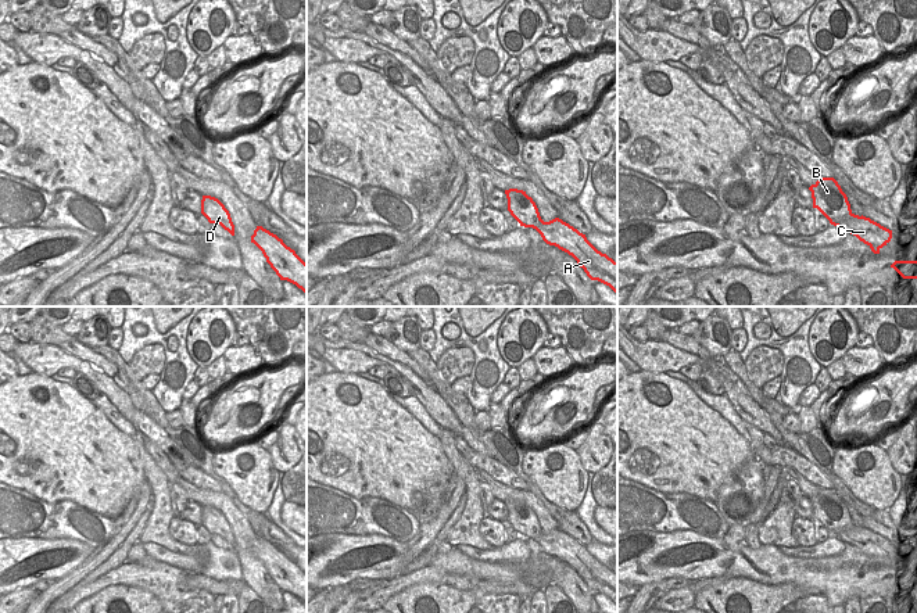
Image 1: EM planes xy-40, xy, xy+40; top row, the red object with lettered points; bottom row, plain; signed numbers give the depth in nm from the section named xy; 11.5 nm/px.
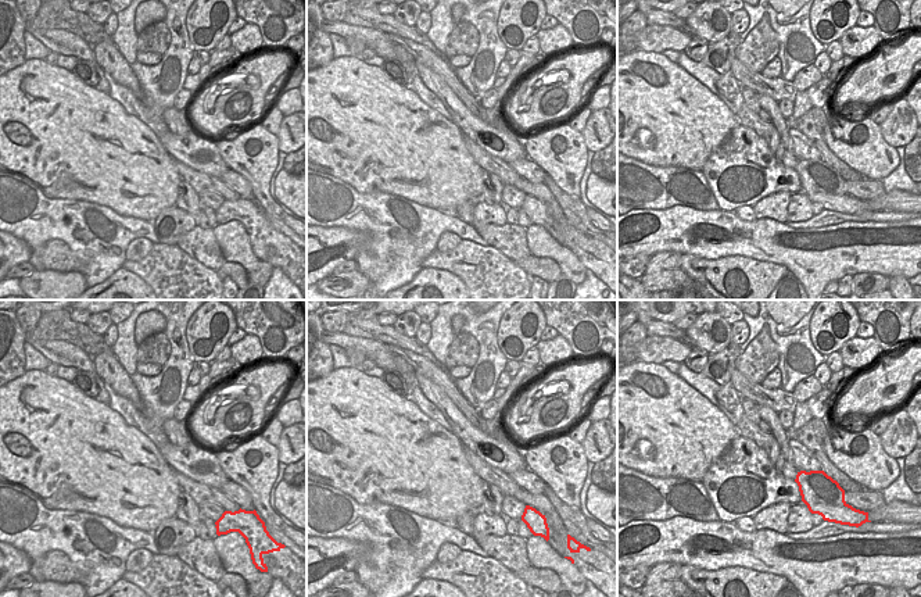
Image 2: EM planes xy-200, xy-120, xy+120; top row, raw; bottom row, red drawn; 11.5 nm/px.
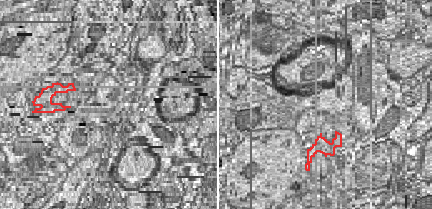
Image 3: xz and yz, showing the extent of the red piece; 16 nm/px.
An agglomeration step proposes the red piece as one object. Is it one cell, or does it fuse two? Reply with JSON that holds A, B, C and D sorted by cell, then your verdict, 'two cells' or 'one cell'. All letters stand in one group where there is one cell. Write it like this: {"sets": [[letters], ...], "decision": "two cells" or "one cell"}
{"sets": [["A", "C"], ["B", "D"]], "decision": "two cells"}

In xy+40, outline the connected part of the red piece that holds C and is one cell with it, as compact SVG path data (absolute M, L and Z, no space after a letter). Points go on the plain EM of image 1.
M853 524L849 530L841 533L838 538L856 546L867 555L874 564L880 564L880 560L892 549L892 541L863 526L859 527Z

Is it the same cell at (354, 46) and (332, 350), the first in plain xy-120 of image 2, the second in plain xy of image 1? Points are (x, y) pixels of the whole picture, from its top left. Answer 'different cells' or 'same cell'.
same cell

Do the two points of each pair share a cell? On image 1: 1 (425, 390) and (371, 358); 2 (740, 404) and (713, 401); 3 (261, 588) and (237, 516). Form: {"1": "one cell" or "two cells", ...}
{"1": "one cell", "2": "two cells", "3": "one cell"}

